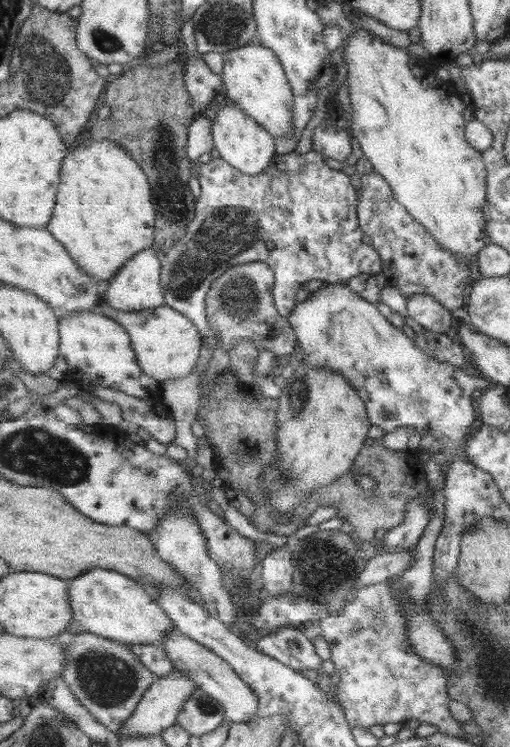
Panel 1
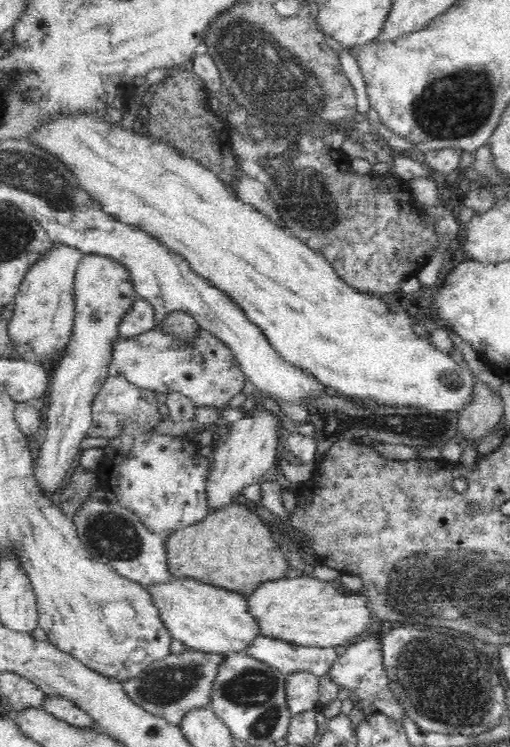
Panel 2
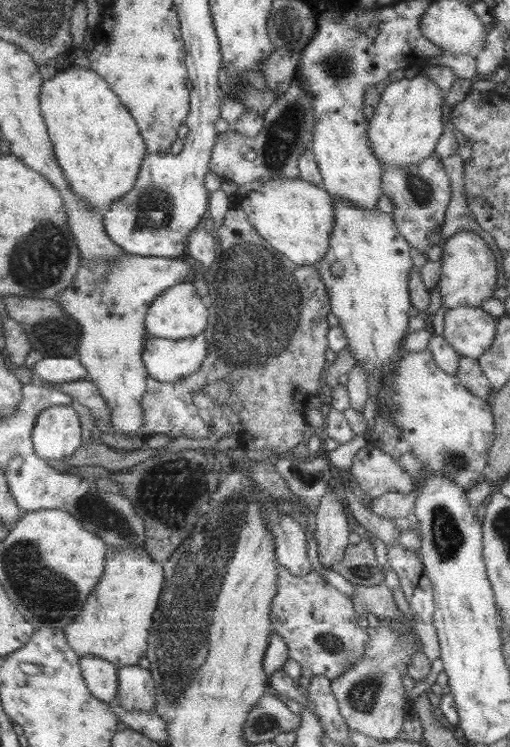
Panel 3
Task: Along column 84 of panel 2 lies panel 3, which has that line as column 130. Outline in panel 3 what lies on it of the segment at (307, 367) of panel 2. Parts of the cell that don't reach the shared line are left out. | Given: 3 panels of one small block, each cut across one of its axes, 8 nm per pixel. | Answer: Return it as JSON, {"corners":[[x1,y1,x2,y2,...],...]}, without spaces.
{"corners":[[70,65,60,69,52,79,44,83,42,97,44,116,71,187,92,209,107,213,117,200,123,199,136,188,140,171,150,153,139,122,131,110,124,106,120,96,110,88,108,81,94,68]]}

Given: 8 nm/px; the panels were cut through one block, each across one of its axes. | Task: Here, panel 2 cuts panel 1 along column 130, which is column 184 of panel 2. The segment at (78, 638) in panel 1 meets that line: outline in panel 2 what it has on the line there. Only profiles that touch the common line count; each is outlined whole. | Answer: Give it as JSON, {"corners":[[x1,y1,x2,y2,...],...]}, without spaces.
{"corners":[[186,647,181,654,167,653,154,661,136,678,122,684,123,689,139,707,181,728,181,722,192,712,212,708,215,680,226,659,226,652]]}

